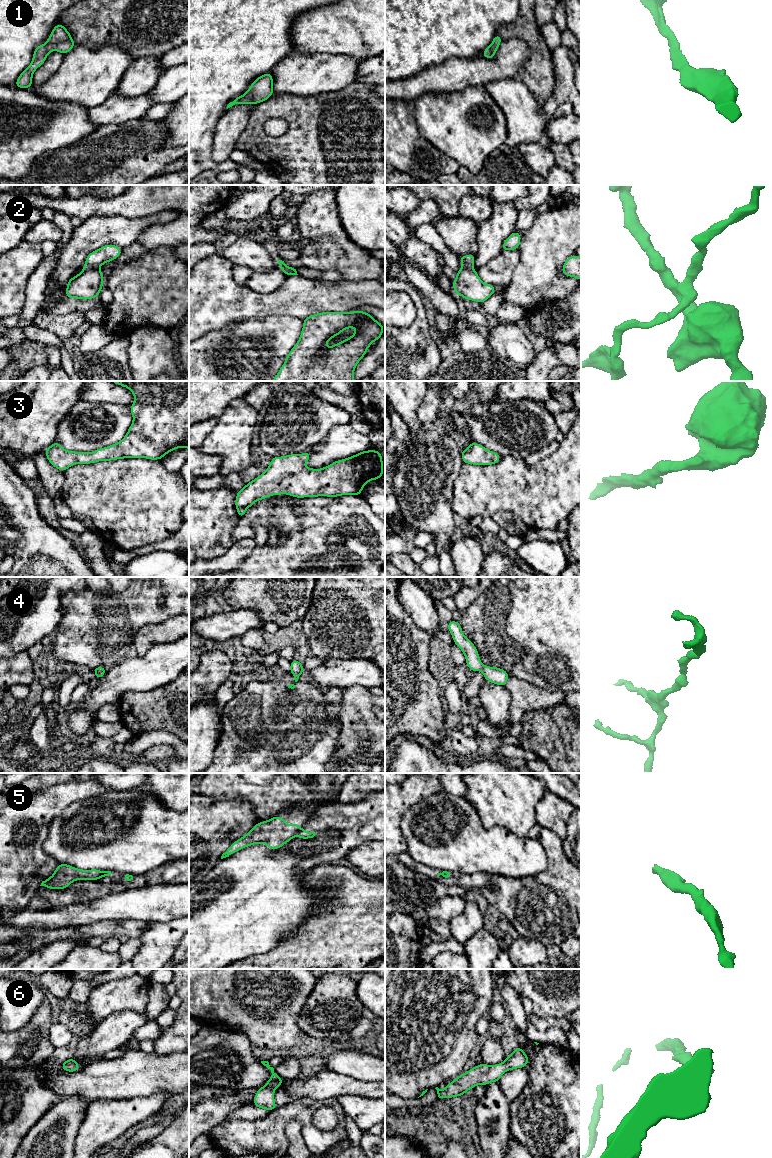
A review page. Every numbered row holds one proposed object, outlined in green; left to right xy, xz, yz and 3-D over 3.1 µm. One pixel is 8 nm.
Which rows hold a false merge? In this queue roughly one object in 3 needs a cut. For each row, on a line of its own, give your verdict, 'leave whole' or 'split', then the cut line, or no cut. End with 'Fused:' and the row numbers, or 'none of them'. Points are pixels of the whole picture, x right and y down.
1: leave whole | no cut
2: split | xy (84, 266), (97, 269)
3: leave whole | no cut
4: leave whole | no cut
5: split | xz (301, 829), (296, 834)
6: leave whole | no cut
Fused: 2, 5

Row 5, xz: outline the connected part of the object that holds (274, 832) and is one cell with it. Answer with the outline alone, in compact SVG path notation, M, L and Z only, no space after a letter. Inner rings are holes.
M276 815L267 821L258 822L247 834L236 840L222 854L221 859L253 844L265 843L269 849L279 849L292 840L300 830L300 825L293 823L287 826L286 819Z

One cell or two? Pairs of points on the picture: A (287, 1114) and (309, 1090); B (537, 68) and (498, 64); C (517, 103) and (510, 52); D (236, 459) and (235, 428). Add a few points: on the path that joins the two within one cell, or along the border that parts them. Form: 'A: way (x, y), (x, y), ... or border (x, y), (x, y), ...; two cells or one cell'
A: border (324, 1099), (312, 1100), (301, 1098), (293, 1101); two cells
B: border (527, 43), (530, 55), (516, 77); two cells
C: border (516, 77), (504, 77), (491, 82); two cells
D: way (236, 451), (235, 436); one cell

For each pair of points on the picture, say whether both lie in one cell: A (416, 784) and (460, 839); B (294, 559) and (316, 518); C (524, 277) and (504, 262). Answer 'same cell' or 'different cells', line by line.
A: different cells
B: same cell
C: different cells

